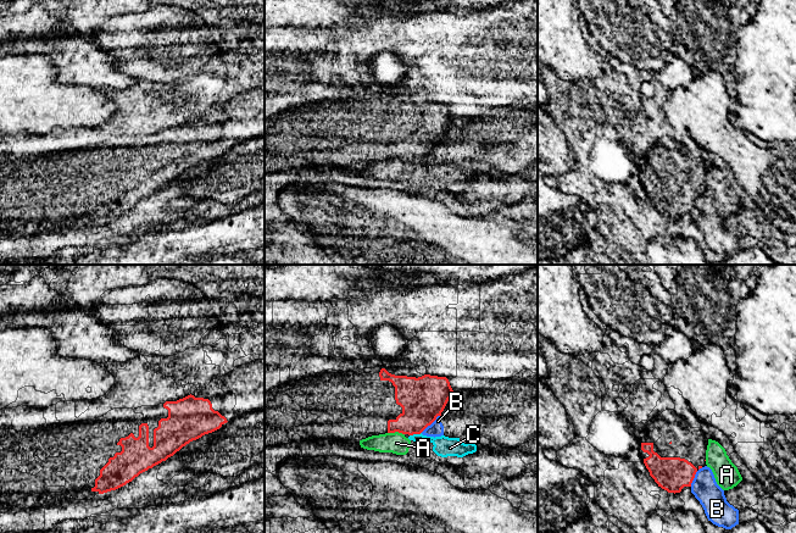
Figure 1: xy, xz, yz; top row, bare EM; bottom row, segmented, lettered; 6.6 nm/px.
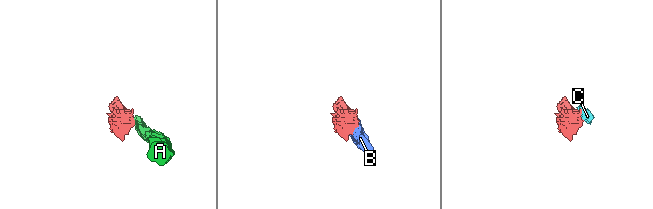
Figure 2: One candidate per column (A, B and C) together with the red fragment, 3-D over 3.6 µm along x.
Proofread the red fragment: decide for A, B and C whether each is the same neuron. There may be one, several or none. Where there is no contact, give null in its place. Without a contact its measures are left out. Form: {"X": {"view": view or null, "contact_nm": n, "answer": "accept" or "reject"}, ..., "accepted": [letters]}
{"A": {"view": "xz", "contact_nm": 110, "answer": "reject"}, "B": {"view": "xz", "contact_nm": 180, "answer": "reject"}, "C": {"view": "xz", "contact_nm": 80, "answer": "reject"}, "accepted": []}

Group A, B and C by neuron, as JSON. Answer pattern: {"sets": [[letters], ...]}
{"sets": [["A", "C"], ["B"]]}

